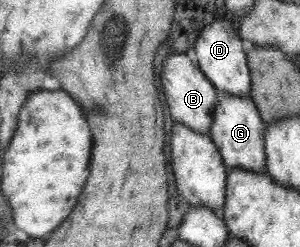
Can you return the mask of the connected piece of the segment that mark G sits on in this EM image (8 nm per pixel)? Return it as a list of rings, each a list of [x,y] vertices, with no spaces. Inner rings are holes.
[[[218,92],[218,105],[215,105],[214,125],[211,125],[210,138],[223,156],[228,168],[241,168],[255,173],[266,173],[265,124],[259,115],[257,105],[250,96],[234,96]]]

